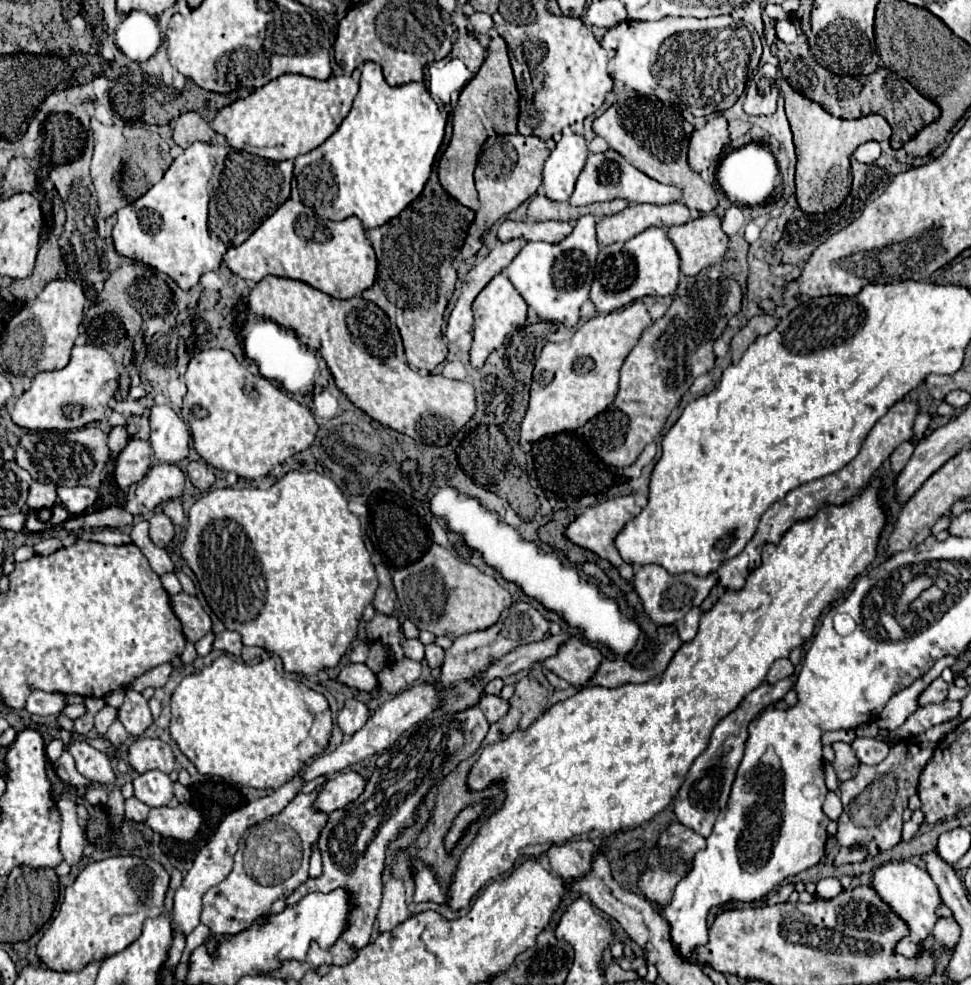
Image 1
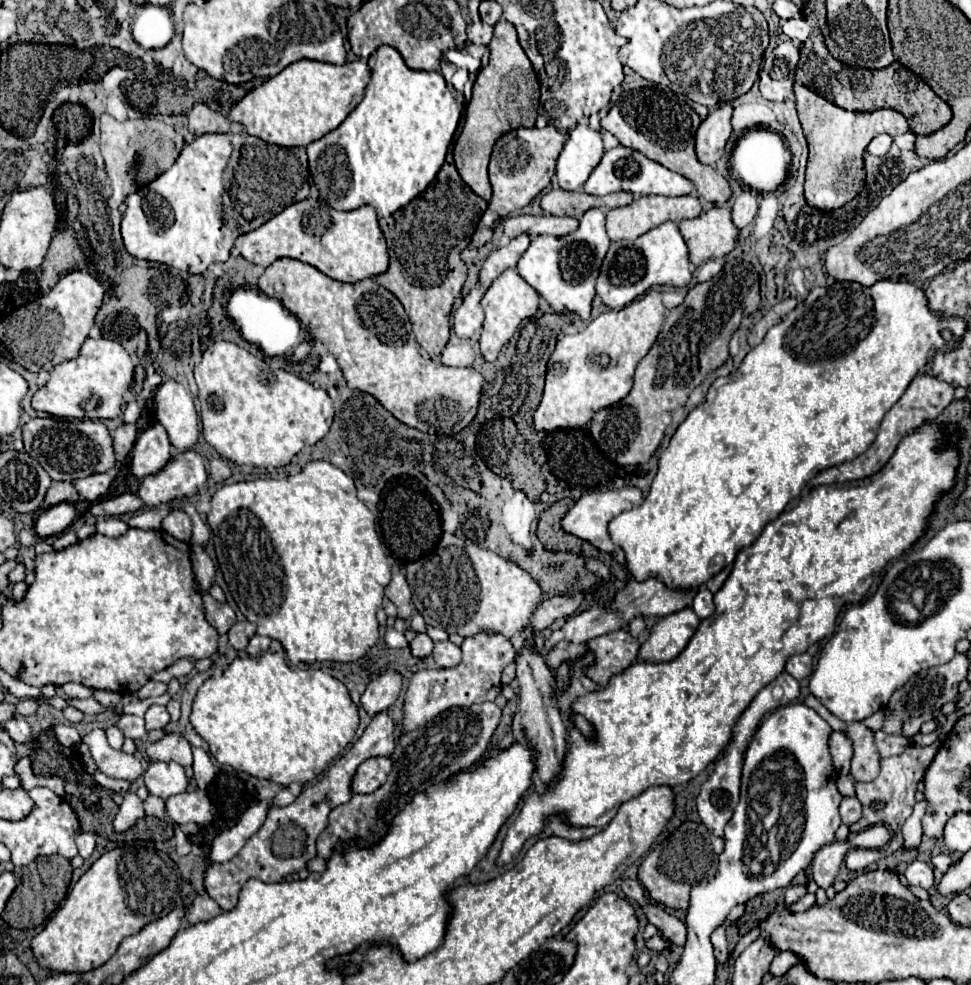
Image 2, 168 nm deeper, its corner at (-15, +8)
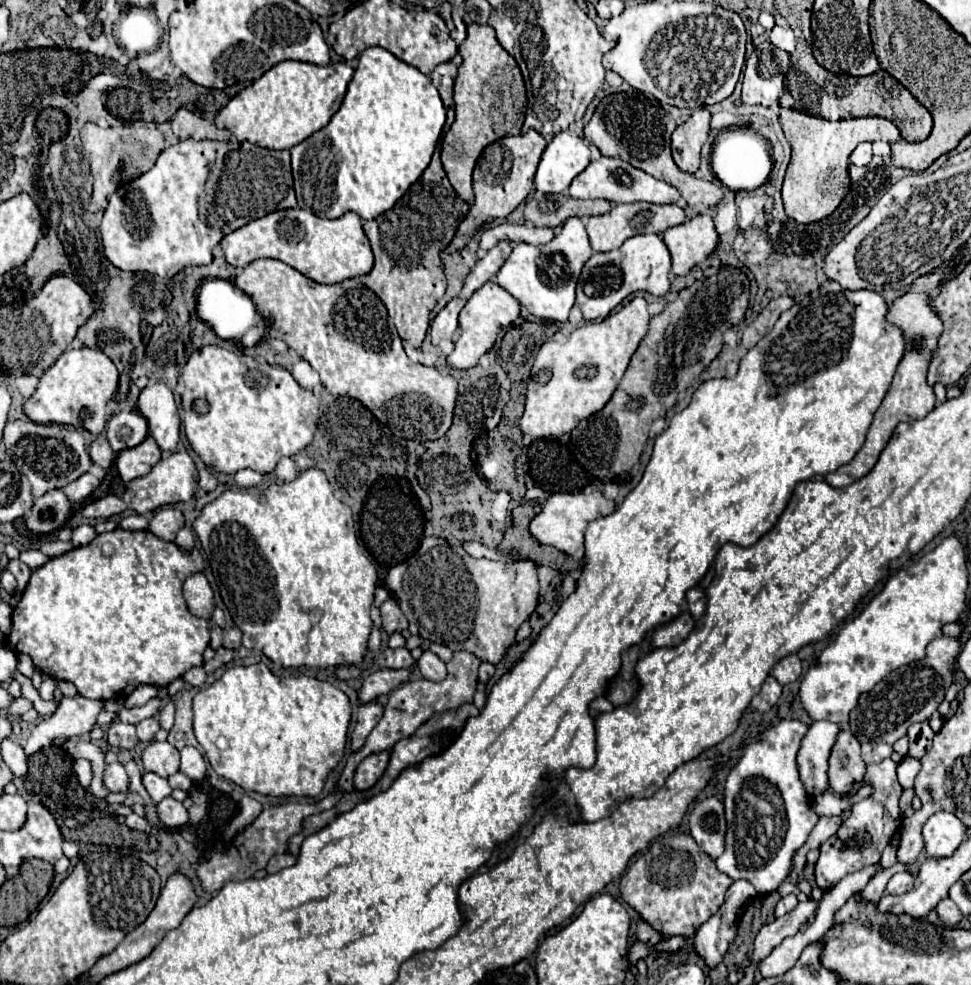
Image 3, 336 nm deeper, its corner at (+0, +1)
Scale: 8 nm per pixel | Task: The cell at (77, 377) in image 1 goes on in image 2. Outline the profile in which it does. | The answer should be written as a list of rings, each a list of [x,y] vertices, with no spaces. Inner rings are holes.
[[[88,338],[78,358],[58,364],[50,372],[50,380],[34,394],[32,408],[60,418],[118,418],[122,414],[122,396],[132,384],[132,374],[134,364],[120,342]]]

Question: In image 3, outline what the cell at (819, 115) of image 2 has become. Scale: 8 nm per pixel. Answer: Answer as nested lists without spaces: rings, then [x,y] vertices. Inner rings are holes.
[[[781,109],[783,133],[791,145],[791,163],[783,181],[785,213],[797,223],[815,223],[831,215],[849,191],[849,155],[863,141],[899,141],[899,129],[883,117],[825,121],[795,109]]]

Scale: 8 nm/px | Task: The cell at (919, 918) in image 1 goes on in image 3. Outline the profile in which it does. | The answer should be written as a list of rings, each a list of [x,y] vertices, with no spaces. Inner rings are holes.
[[[903,871],[903,873],[895,873],[889,883],[887,883],[887,893],[889,895],[903,895],[907,893],[911,887],[913,887],[913,875],[909,871]]]

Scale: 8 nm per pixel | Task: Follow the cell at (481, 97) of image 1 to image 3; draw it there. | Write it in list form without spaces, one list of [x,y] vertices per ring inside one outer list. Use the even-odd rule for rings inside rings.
[[[471,23],[467,27],[467,37],[459,45],[463,57],[459,77],[455,79],[455,123],[449,133],[443,137],[441,161],[447,171],[447,177],[457,191],[457,195],[473,205],[471,173],[481,151],[497,139],[507,135],[521,133],[525,119],[525,81],[515,59],[497,43],[495,31],[491,25]]]

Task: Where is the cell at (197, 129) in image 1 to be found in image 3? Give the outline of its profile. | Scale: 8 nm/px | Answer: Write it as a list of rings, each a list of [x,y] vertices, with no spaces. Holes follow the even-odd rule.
[[[179,109],[173,117],[173,133],[179,139],[215,139],[217,135],[217,127],[215,123],[187,111],[187,109]]]

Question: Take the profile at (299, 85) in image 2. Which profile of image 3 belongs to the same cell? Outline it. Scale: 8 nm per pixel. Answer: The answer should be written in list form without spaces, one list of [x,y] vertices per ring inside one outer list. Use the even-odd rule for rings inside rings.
[[[281,61],[275,67],[271,67],[265,75],[255,79],[249,87],[245,87],[241,93],[237,93],[217,115],[215,123],[219,129],[229,129],[239,141],[249,141],[265,149],[291,149],[293,145],[301,143],[315,131],[323,129],[333,113],[341,107],[341,101],[345,97],[347,85],[353,77],[353,69],[339,61],[331,65],[313,65],[303,61]]]

